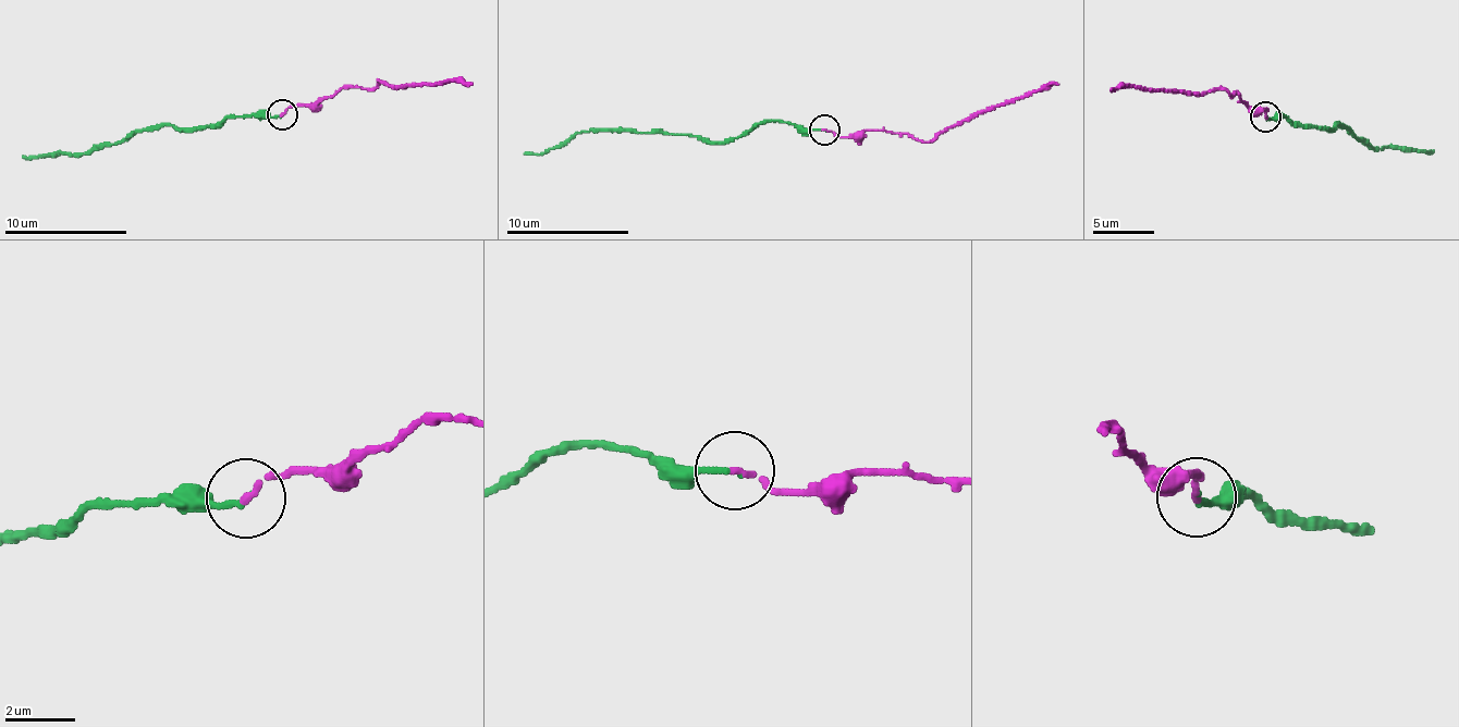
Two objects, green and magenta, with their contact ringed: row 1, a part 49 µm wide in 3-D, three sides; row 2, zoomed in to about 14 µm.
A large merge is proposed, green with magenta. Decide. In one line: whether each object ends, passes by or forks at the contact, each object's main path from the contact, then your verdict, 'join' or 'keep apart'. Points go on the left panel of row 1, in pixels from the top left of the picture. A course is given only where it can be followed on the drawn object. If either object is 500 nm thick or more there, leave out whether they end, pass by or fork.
green ends there; magenta ends there; green runs (279, 115), (224, 116), (206, 128), (160, 124), (113, 144), (72, 153), (36, 159), (22, 155); magenta runs (282, 115), (297, 106), (314, 107), (317, 99), (326, 99), (343, 87), (470, 84); join

